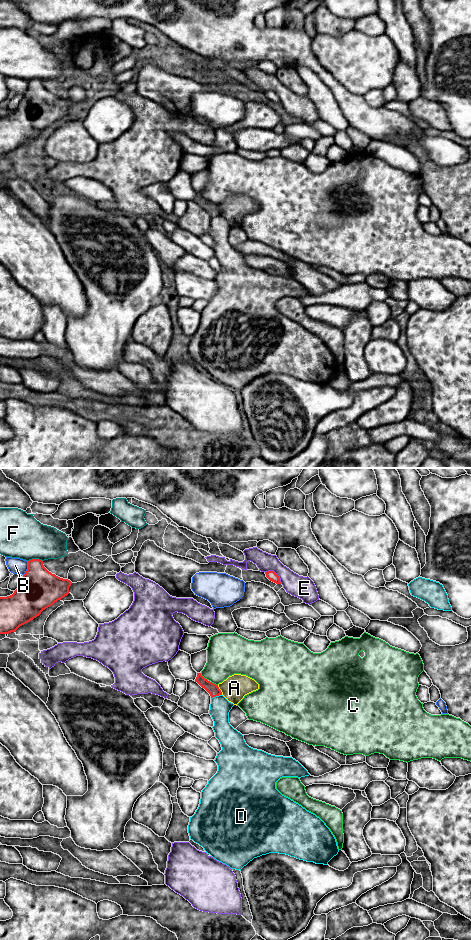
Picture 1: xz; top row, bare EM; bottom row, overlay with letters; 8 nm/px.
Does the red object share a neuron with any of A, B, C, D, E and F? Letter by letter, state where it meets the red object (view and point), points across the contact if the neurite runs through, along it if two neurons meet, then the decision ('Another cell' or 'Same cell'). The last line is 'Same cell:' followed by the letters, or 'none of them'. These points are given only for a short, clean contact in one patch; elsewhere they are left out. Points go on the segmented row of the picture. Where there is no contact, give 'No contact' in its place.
A: Touches red at xz (220, 690). Boundary: xz (217, 685), (222, 694). Another cell
B: Touches red at xz (28, 568). Another cell
C: Touches red at xz (203, 677). Another cell
D: Touches red at xz (216, 695). Another cell
E: Touches red at xz (275, 573). Another cell
F: Touches red at xz (35, 559). Another cell
Same cell: none of them

